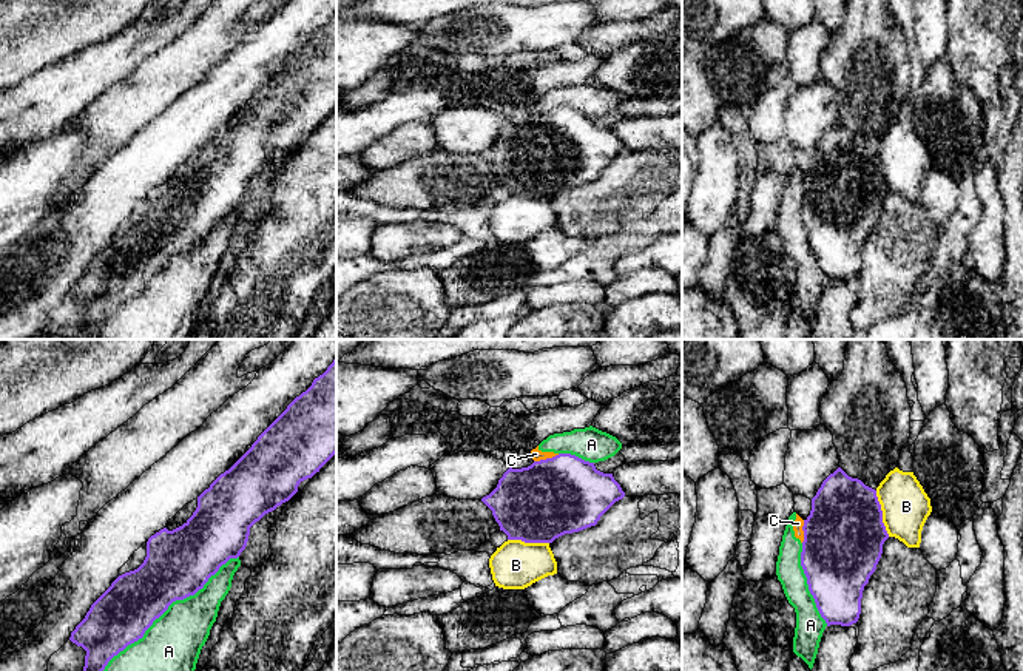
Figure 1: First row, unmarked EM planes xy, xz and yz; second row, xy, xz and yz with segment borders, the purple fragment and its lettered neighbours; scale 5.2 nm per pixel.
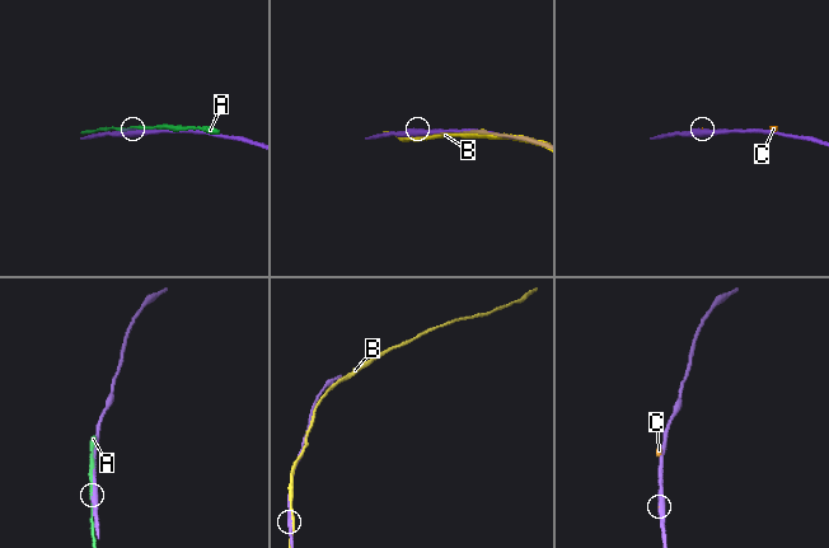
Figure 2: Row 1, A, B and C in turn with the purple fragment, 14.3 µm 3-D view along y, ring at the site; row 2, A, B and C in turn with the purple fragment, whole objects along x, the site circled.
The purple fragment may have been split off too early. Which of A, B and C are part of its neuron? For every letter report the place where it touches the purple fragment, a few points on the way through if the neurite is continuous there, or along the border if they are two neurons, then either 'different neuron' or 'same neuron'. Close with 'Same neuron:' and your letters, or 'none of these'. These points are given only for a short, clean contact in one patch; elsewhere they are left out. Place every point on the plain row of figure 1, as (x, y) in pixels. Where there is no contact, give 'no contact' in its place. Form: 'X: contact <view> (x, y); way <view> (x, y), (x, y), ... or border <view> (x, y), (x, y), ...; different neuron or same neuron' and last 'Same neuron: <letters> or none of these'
A: contact xy (164, 266); different neuron
B: contact yz (881, 168); different neuron
C: contact xz (546, 113); border xz (559, 108), (534, 116); different neuron
Same neuron: none of these

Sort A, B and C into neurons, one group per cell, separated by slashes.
A C / B

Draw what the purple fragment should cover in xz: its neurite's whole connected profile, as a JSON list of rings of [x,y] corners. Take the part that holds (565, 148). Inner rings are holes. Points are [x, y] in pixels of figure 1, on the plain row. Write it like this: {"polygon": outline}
{"polygon": [[[571,108],[534,116],[528,122],[509,122],[497,142],[481,156],[492,165],[508,194],[552,197],[555,193],[596,180],[600,171],[625,151],[613,128],[603,128],[594,117]]]}

